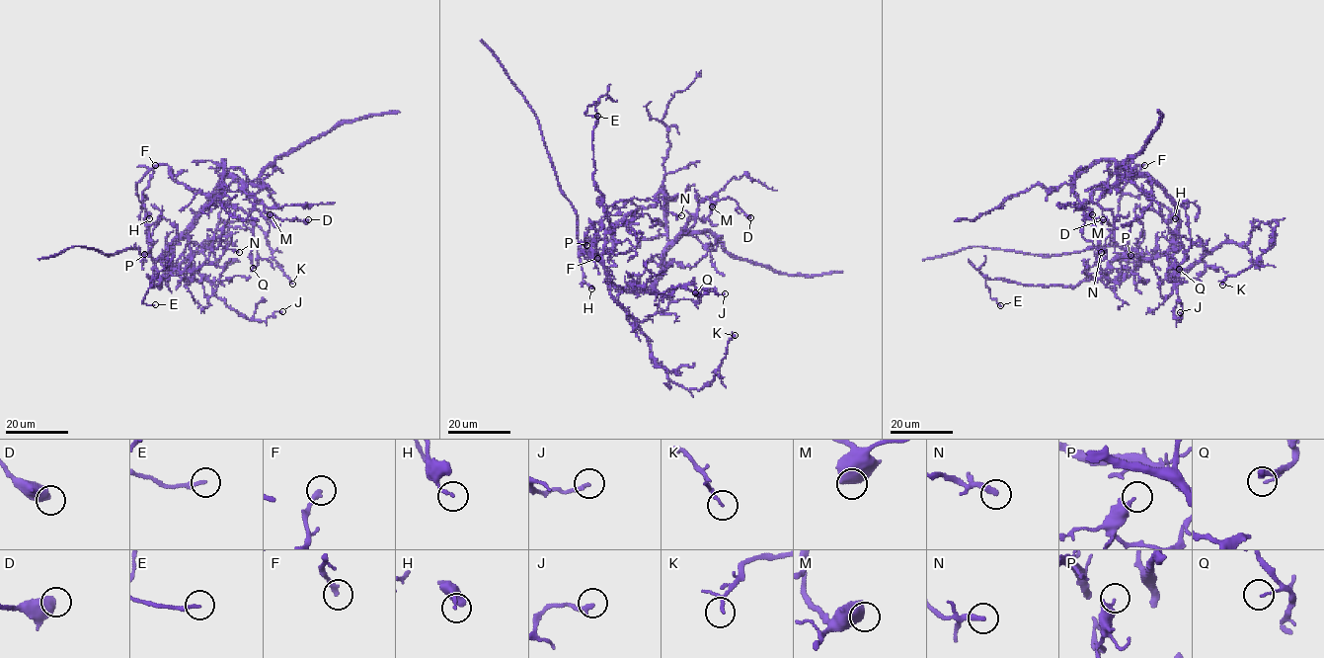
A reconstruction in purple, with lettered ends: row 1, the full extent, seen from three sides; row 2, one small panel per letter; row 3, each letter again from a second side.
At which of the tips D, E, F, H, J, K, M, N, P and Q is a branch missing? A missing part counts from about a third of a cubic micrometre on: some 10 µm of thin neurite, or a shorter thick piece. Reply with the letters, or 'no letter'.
no letter

